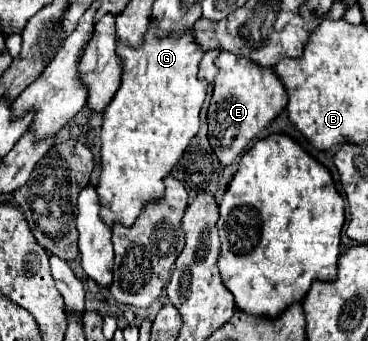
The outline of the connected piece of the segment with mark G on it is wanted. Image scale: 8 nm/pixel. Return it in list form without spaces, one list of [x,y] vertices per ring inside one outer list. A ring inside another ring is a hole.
[[[152,19],[140,47],[128,47],[126,43],[118,45],[118,53],[124,59],[122,83],[110,105],[104,111],[102,123],[102,175],[98,181],[98,197],[102,203],[102,219],[112,227],[114,223],[132,225],[142,211],[142,205],[154,199],[160,199],[164,193],[162,179],[172,171],[172,167],[182,157],[190,139],[198,133],[200,125],[200,107],[206,97],[208,81],[198,79],[198,65],[204,57],[204,49],[196,43],[196,37],[190,29],[178,33],[158,35],[158,25]]]

